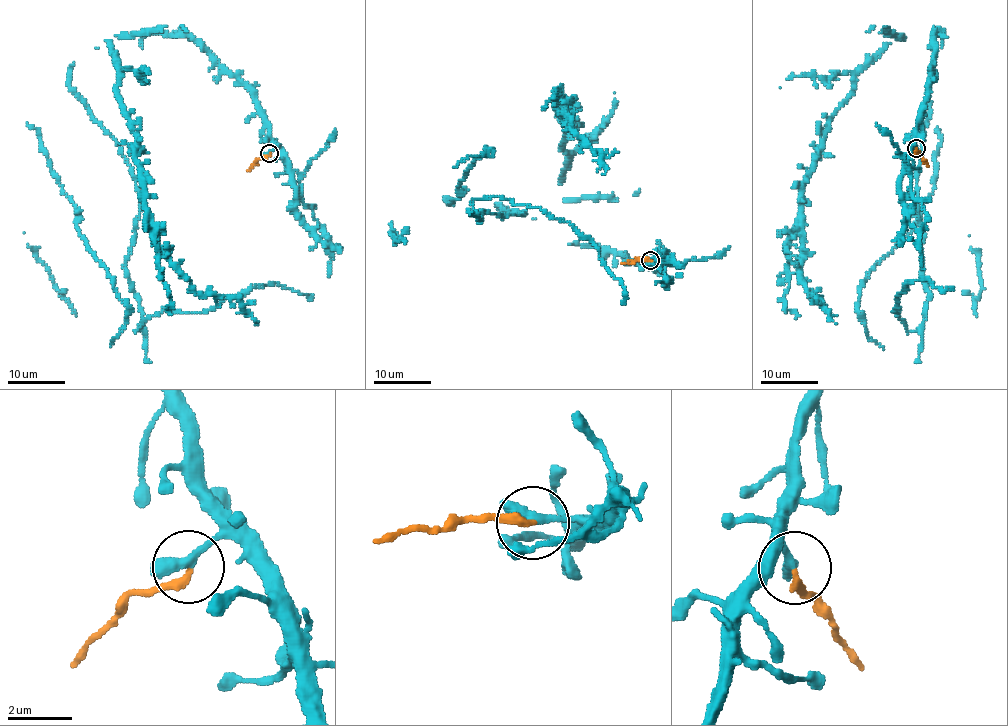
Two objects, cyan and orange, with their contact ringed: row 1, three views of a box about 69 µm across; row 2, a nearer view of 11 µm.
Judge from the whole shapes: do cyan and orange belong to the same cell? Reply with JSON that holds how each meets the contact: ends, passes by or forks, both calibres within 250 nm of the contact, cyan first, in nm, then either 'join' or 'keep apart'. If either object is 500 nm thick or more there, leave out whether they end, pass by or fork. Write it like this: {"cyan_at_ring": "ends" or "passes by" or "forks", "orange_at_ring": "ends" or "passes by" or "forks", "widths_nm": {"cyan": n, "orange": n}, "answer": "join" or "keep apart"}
{"cyan_at_ring": "ends", "orange_at_ring": "ends", "widths_nm": {"cyan": 420, "orange": 280}, "answer": "keep apart"}

